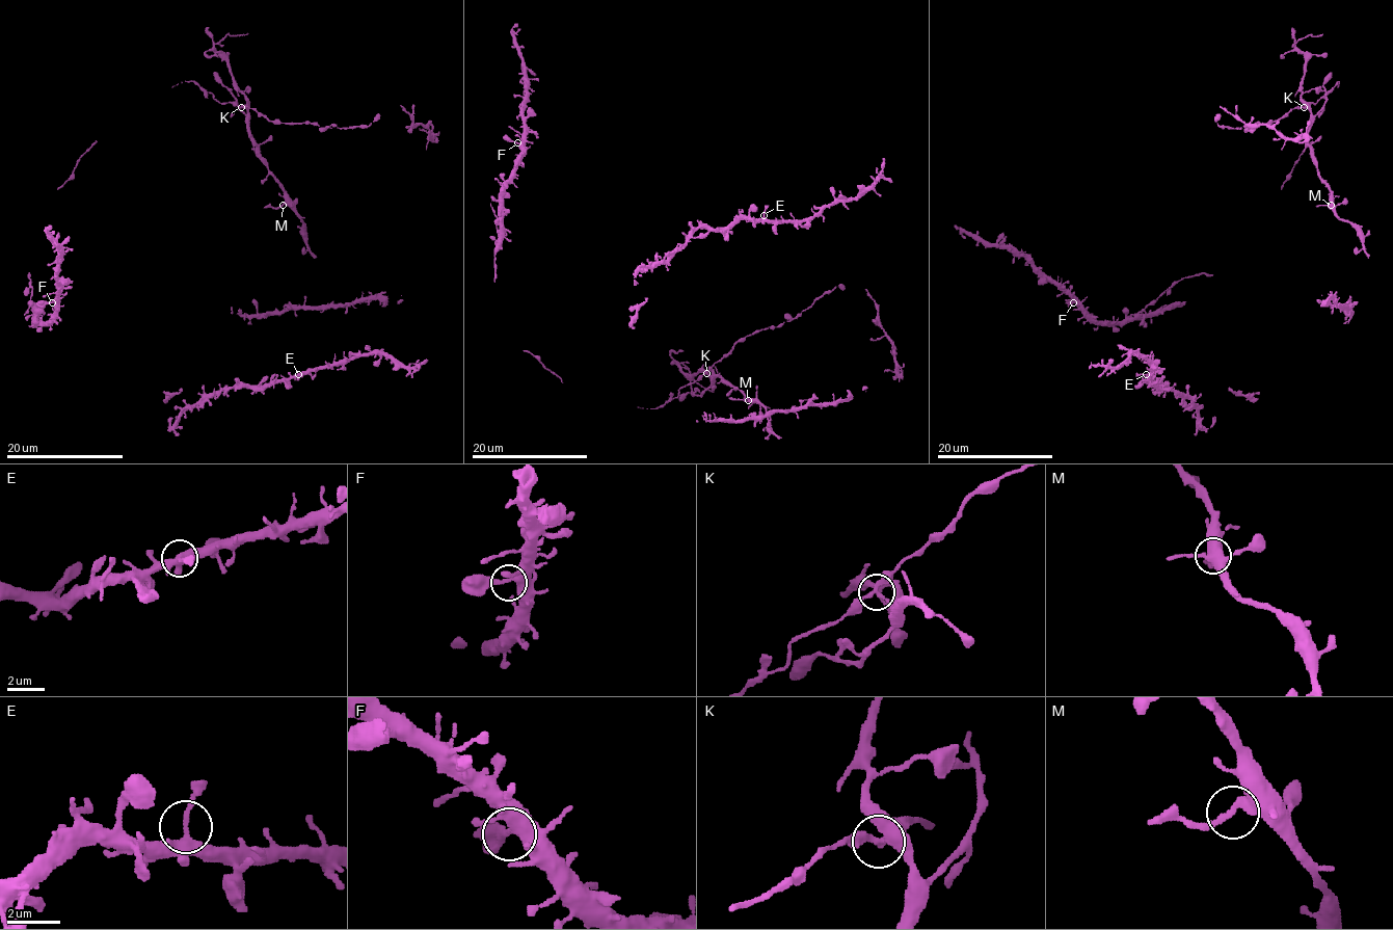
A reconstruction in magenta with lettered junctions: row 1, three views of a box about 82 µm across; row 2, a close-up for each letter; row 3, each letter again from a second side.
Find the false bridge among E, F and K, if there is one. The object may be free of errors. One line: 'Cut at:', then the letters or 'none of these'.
Cut at: K

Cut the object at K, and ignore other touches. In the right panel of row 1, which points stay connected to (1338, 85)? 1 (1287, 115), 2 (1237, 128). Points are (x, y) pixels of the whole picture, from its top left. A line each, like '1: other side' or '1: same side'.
1: same side
2: same side

